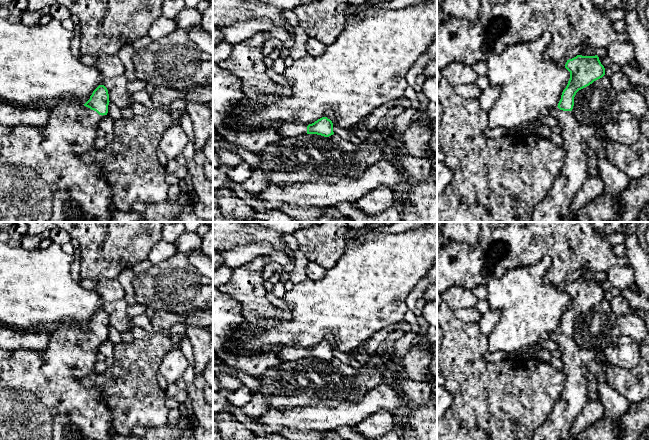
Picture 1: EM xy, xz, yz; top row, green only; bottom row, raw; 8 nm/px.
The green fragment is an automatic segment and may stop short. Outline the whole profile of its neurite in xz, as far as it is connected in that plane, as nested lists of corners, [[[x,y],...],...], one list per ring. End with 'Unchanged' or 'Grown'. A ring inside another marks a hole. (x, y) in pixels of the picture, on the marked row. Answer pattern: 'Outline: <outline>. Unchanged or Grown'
Outline: [[[322,117],[312,124],[282,123],[277,132],[282,138],[296,137],[301,134],[317,134],[329,137],[334,134],[333,123],[327,117]]]. Grown

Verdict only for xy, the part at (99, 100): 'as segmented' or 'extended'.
extended

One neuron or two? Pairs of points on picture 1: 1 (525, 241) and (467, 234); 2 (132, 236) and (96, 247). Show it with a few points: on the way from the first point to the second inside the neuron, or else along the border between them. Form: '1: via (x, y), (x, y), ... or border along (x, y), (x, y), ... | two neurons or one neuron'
1: border along (481, 232), (474, 243), (458, 243), (456, 241) | two neurons
2: via (123, 236), (114, 236), (105, 245) | one neuron

